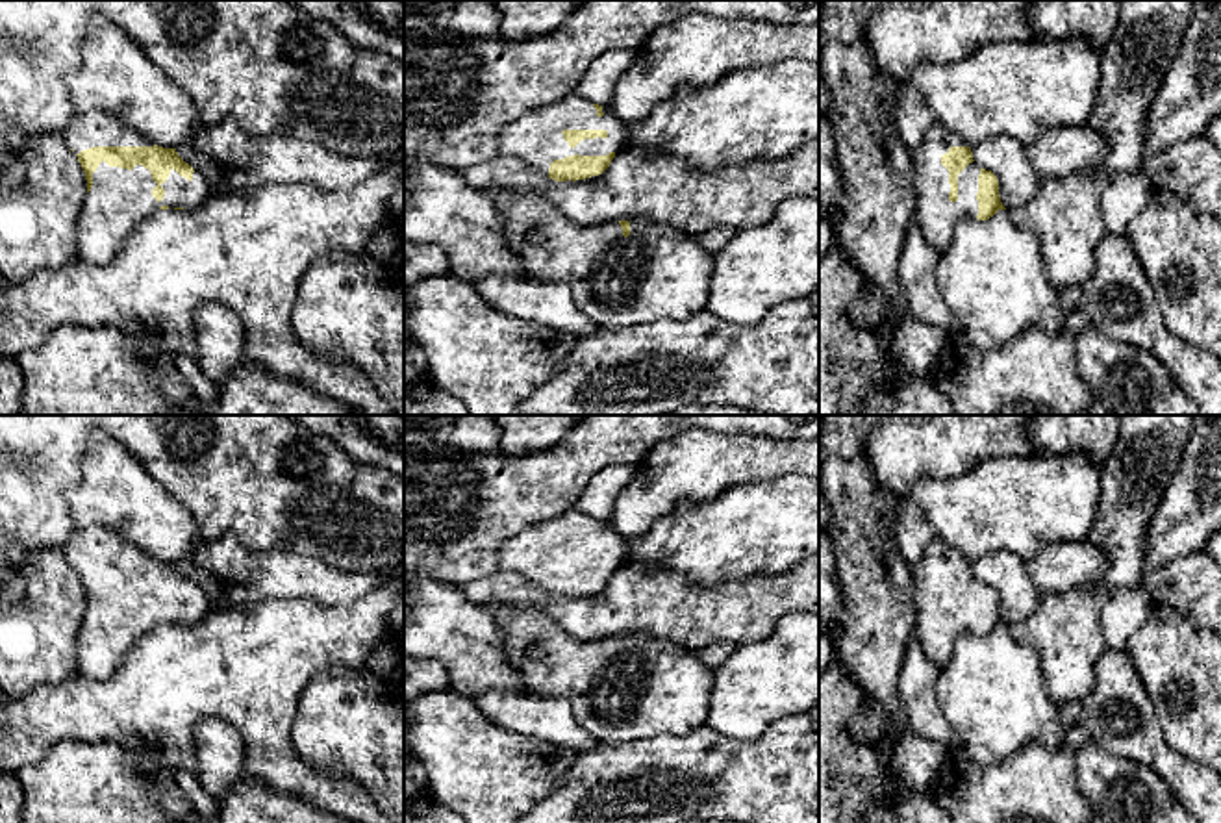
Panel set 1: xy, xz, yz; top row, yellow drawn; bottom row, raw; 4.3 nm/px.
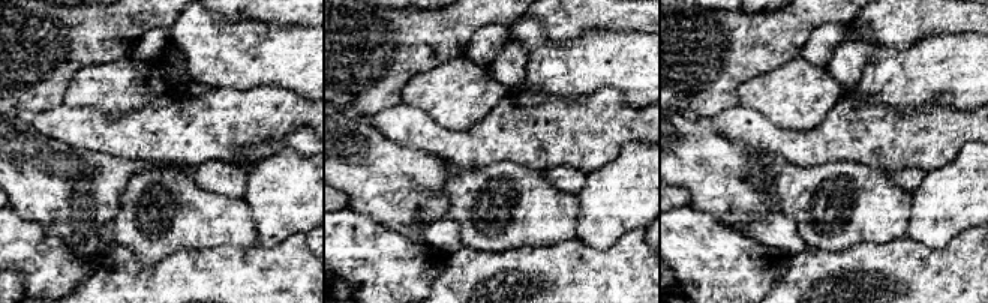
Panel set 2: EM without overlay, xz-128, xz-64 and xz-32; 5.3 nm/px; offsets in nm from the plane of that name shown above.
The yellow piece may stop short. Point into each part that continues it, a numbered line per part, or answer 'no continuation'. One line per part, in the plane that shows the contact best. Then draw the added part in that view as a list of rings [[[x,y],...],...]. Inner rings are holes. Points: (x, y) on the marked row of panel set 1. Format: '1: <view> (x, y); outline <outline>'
1: xy (119, 201); outline [[[102,161],[93,172],[93,187],[78,215],[78,256],[93,265],[109,263],[132,234],[161,206],[198,209],[211,196],[209,185],[198,171],[189,182],[172,169],[167,182],[161,184],[165,189],[161,202],[152,196],[156,185],[143,165],[128,171]]]

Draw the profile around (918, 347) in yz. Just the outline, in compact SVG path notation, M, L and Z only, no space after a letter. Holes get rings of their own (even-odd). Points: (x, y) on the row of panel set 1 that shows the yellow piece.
M908 313L893 339L893 365L912 376L928 376L952 341L956 341L954 332L925 324Z

